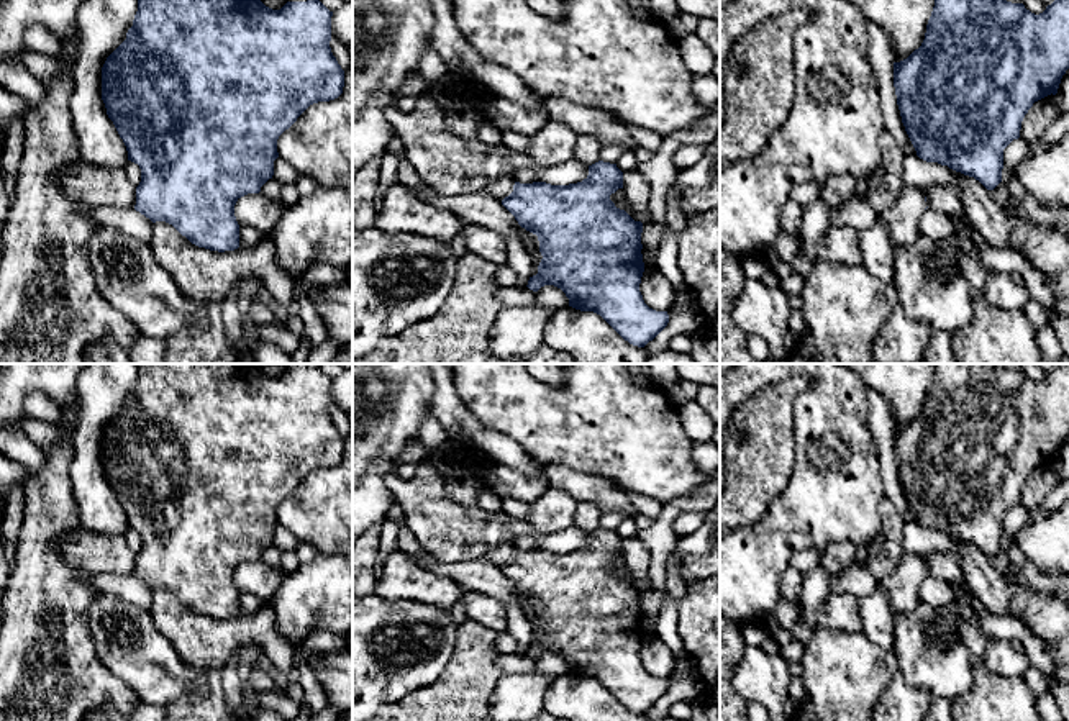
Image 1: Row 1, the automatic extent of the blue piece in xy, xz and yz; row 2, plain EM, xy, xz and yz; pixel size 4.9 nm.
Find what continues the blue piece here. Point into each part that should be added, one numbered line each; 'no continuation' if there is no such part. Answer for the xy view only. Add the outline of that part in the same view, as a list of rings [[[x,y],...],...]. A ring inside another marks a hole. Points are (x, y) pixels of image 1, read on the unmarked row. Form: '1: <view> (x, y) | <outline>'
no continuation

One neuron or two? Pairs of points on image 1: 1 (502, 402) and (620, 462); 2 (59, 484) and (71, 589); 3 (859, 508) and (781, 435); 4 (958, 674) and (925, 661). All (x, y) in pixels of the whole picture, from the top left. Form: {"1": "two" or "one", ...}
{"1": "one", "2": "one", "3": "two", "4": "one"}

